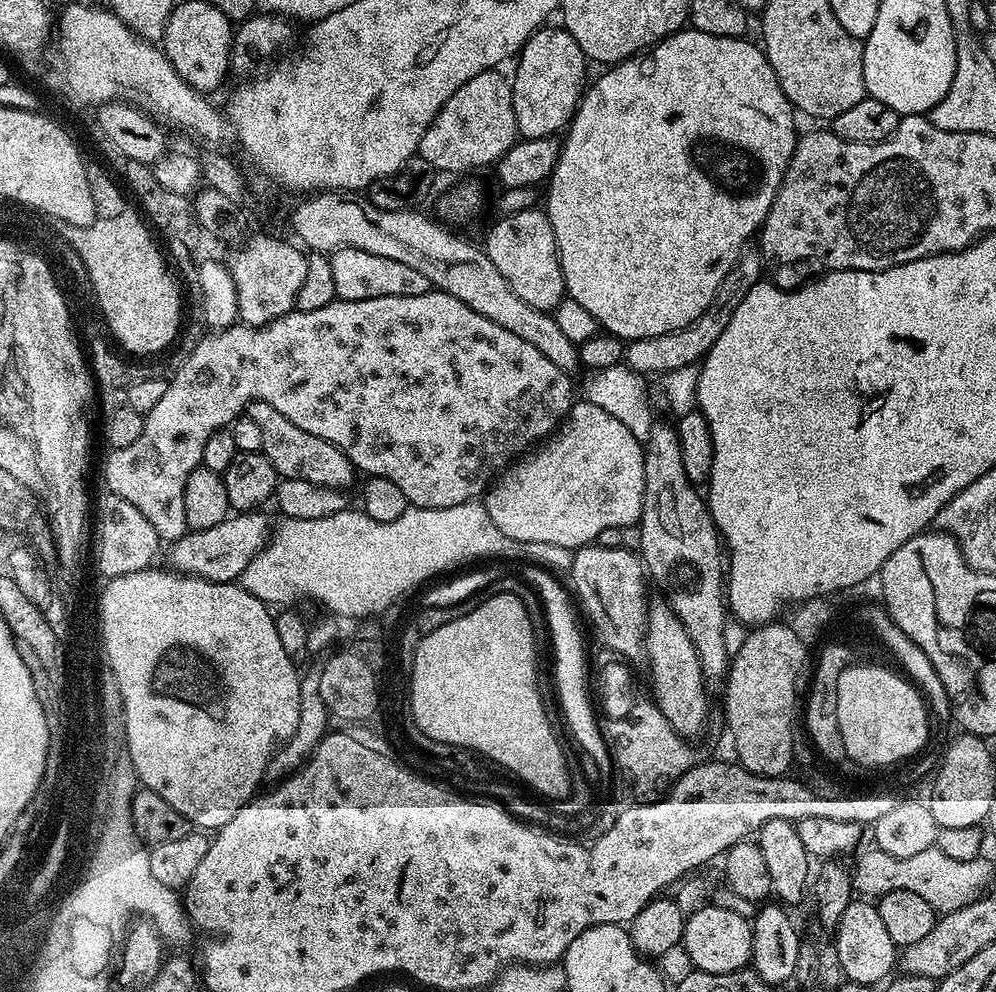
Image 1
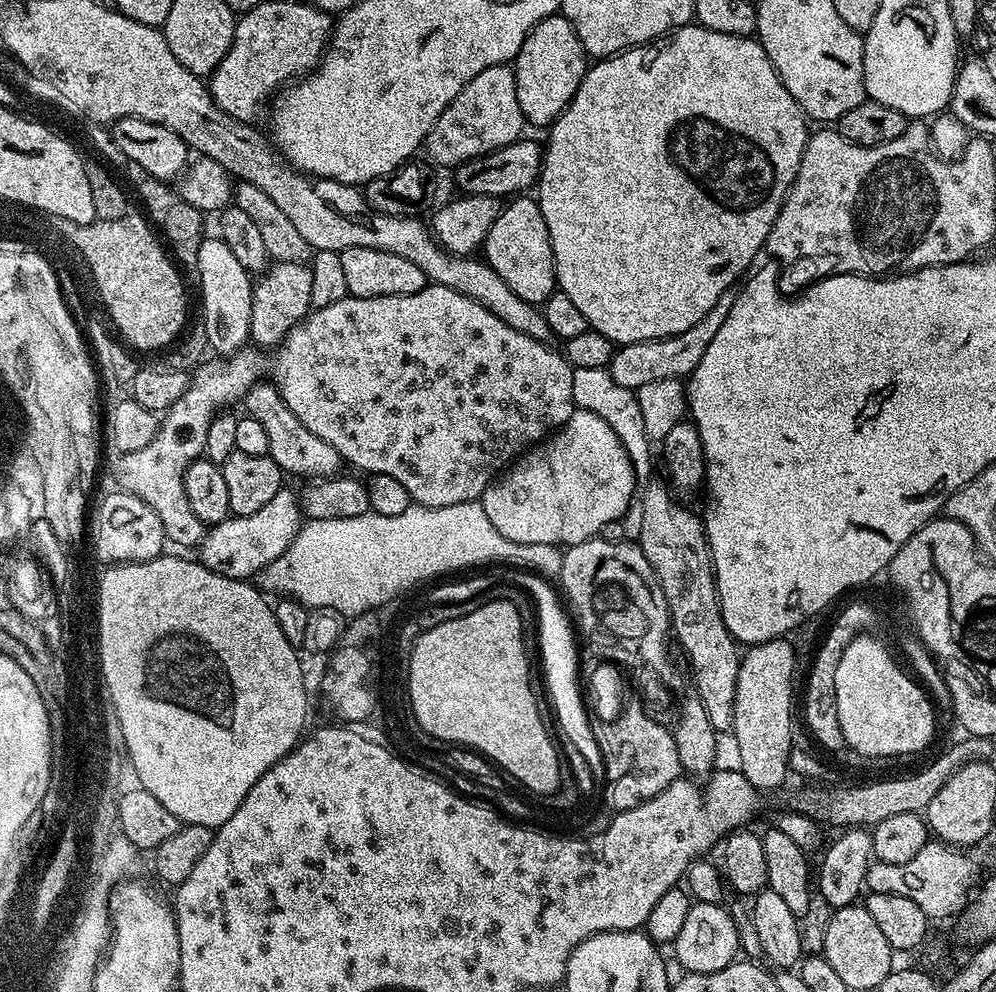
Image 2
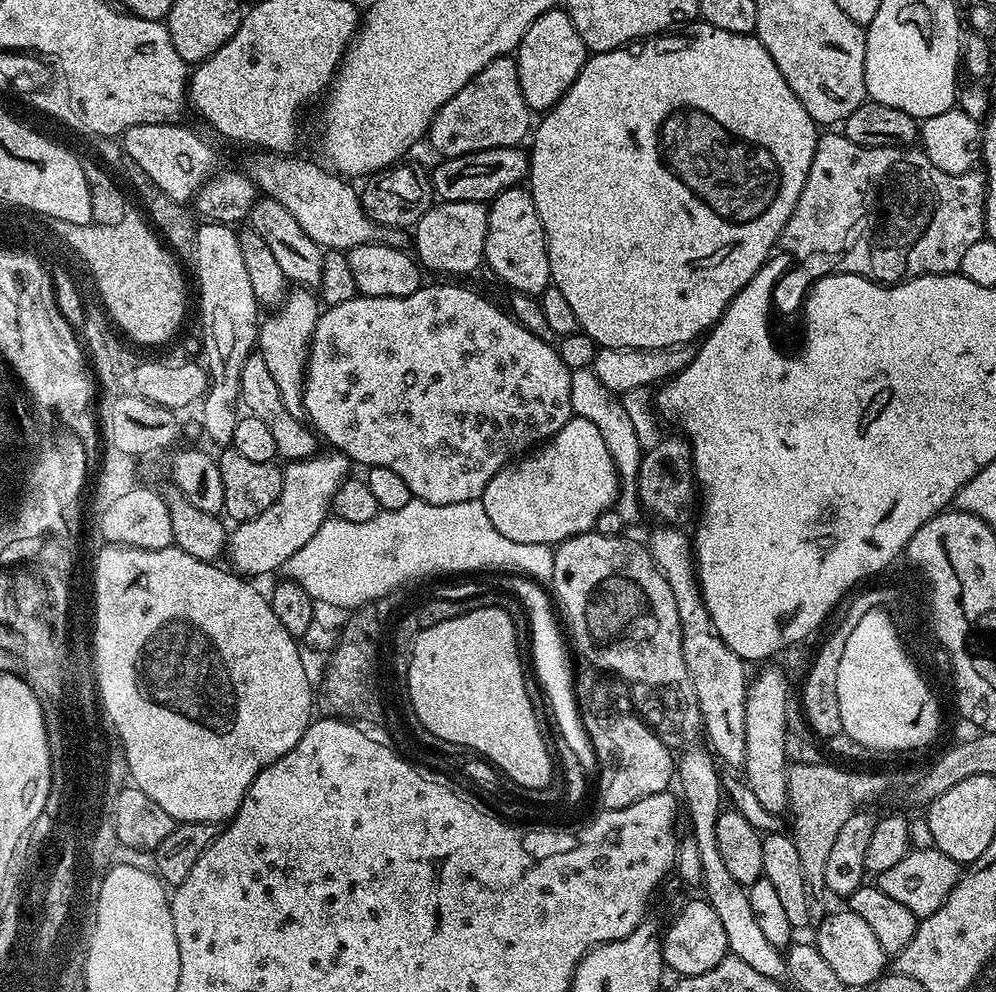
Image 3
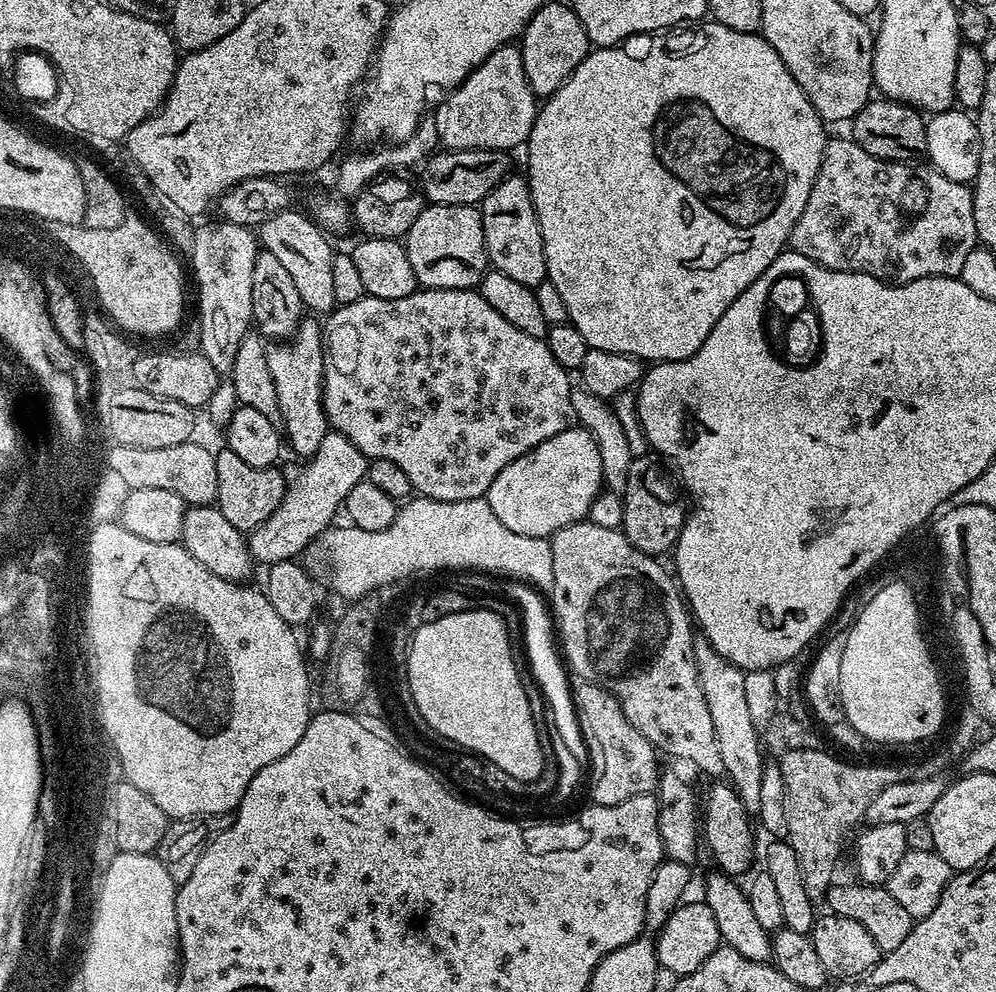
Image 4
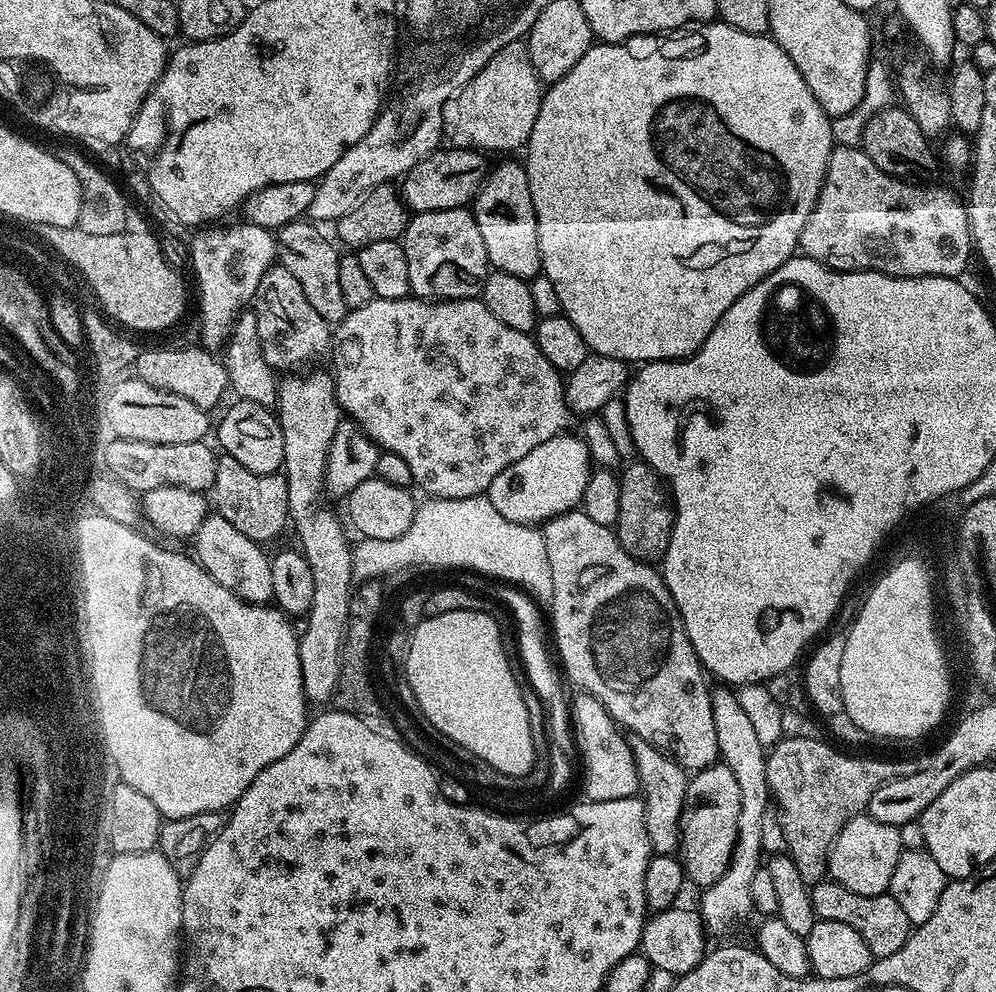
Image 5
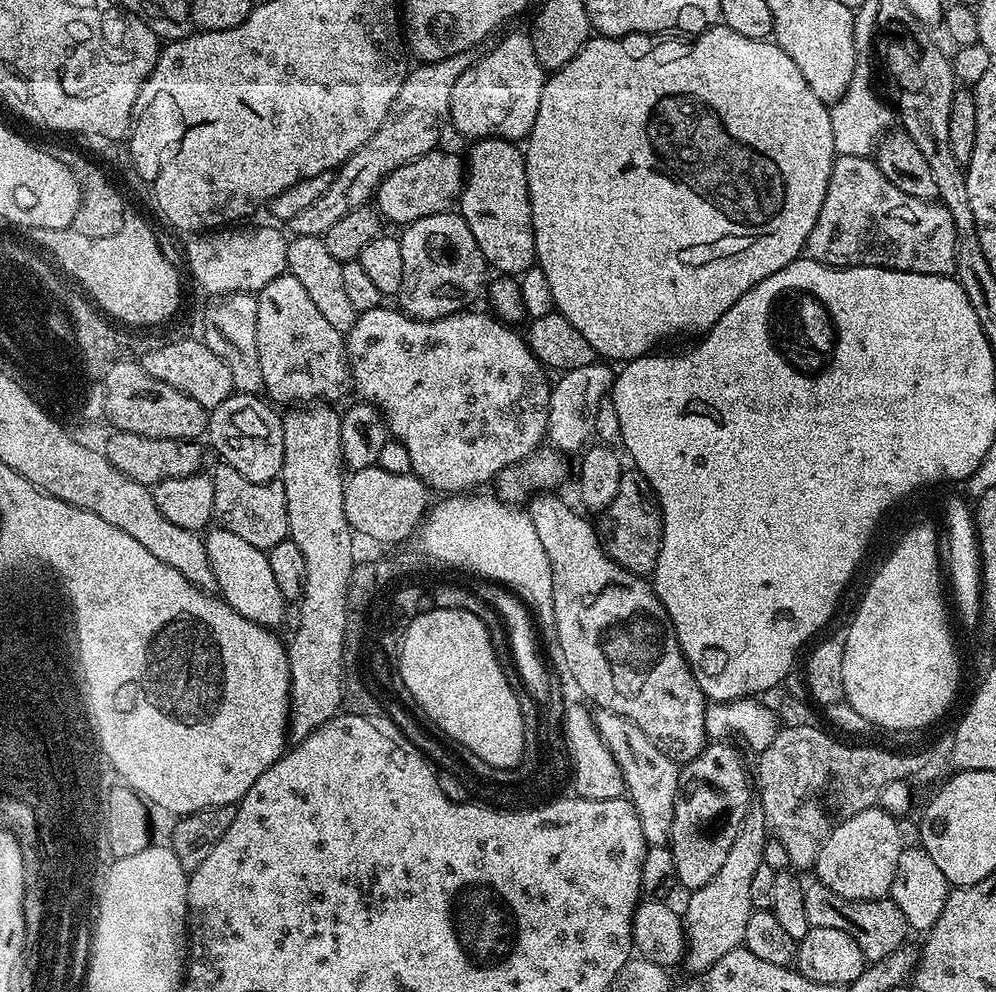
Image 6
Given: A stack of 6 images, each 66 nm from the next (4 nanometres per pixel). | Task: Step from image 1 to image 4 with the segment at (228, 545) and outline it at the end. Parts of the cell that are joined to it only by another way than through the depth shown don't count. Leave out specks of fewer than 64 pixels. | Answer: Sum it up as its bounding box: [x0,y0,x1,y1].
[246,430,370,566]

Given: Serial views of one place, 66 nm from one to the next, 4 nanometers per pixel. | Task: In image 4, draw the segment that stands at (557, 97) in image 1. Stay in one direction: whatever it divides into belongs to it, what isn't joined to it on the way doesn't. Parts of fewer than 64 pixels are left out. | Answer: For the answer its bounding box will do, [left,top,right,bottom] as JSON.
[518,2,590,98]

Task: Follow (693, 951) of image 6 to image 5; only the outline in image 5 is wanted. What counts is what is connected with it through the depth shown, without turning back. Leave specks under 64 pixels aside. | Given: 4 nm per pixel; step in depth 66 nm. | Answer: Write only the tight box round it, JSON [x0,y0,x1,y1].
[698,686,770,933]

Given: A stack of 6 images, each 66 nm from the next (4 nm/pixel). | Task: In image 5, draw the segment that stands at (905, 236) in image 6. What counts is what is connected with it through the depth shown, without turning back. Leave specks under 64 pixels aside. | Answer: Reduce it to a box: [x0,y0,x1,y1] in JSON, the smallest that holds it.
[798,146,974,277]

